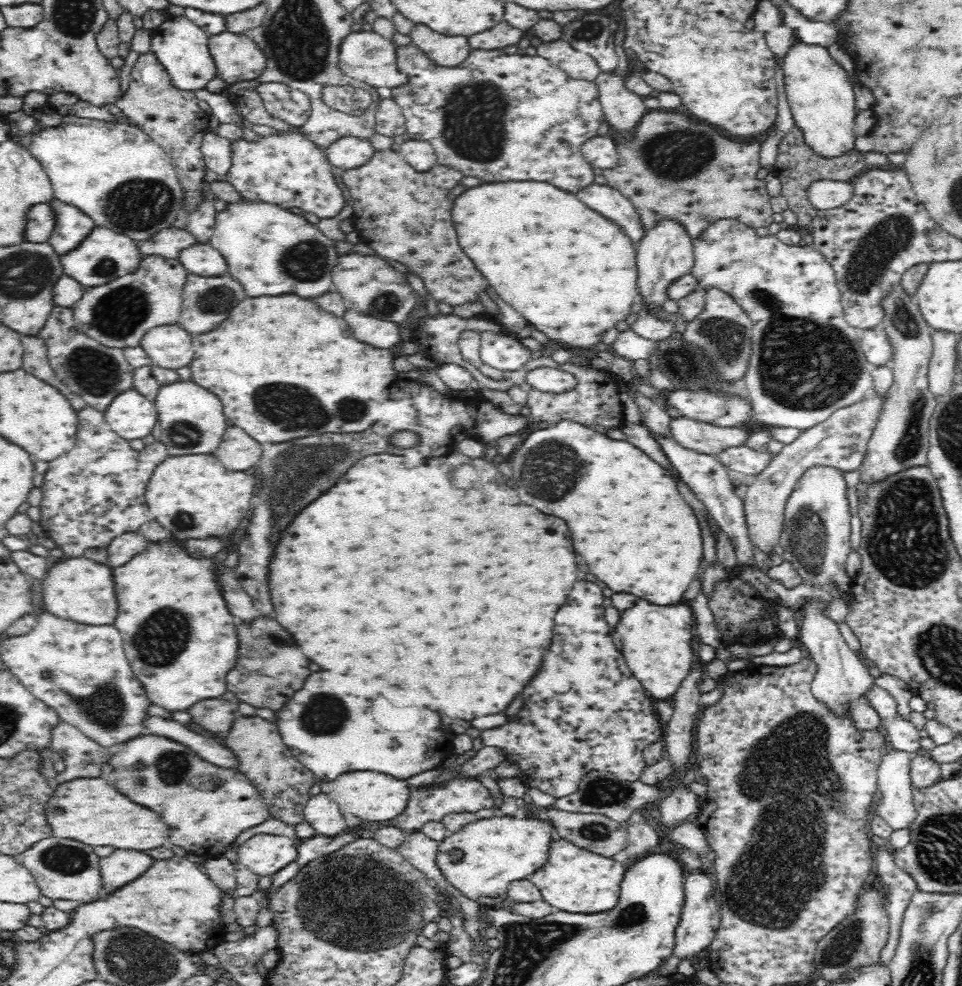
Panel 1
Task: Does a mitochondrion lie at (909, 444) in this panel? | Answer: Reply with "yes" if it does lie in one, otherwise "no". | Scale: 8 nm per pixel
yes

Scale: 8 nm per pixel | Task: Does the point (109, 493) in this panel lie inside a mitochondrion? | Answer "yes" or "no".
no

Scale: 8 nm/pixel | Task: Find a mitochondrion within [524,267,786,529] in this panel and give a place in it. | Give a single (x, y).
(723, 334)

